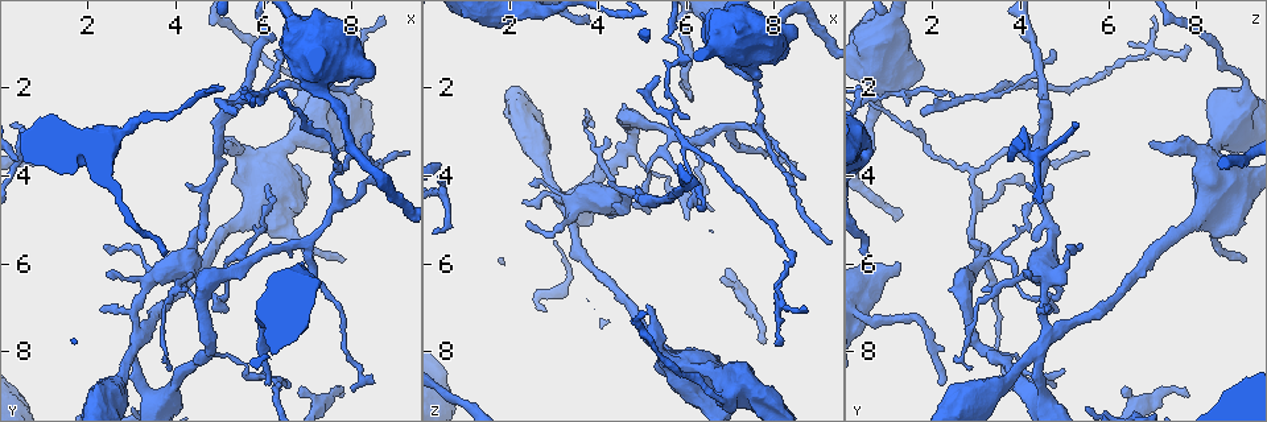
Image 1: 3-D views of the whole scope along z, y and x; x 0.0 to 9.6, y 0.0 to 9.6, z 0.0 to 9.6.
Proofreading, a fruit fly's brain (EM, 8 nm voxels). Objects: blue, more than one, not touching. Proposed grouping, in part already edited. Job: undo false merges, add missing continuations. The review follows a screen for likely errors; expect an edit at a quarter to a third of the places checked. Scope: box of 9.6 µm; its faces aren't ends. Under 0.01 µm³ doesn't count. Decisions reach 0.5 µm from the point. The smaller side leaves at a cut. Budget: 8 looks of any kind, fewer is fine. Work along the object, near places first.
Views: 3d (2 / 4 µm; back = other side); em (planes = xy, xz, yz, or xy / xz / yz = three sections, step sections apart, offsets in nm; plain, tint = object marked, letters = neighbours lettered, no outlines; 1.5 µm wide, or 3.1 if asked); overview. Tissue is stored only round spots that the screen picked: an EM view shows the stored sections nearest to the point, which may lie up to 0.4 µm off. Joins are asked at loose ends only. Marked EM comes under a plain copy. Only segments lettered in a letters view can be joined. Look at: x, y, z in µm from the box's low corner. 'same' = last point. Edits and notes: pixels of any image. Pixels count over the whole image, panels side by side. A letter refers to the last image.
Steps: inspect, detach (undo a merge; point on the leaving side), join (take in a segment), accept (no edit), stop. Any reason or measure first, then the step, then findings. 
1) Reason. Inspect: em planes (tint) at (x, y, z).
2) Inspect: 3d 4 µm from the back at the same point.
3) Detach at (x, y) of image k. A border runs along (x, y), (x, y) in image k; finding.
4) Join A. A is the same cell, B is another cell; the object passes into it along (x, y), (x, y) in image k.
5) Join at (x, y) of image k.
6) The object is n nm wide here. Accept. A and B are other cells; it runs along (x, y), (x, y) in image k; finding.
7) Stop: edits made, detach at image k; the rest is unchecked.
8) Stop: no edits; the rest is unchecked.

An open end. Inspect: 3d 4 µm at (2.40, 6.25, 4.20).

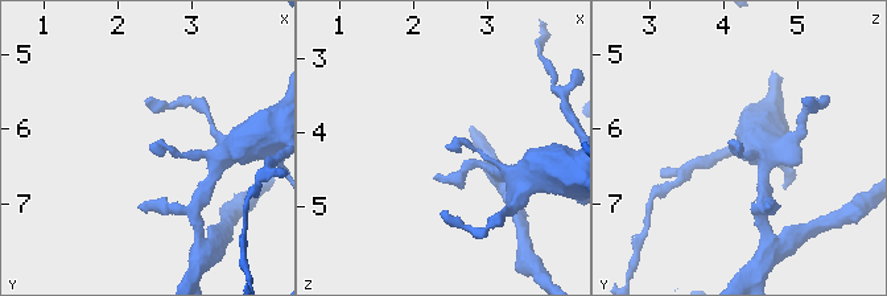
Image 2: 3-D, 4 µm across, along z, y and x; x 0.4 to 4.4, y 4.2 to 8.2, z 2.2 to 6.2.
Need the tissue. Inspect: em planes (letters) at (2.45, 6.25, 4.15).

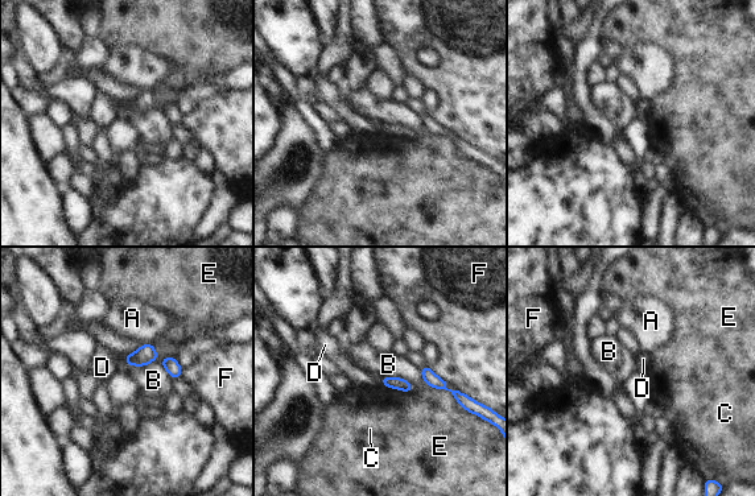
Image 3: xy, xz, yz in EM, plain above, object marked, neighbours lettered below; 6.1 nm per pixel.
Accept. A, B, C, D, E and F are other cells; a border runs along (124, 355), (128, 366), (156, 359) in image 3; no lettered segment goes on from it.

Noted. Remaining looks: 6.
Four or more arms meet. Inspect: 3d 2 µm from the back at (5.70, 5.90, 3.15).

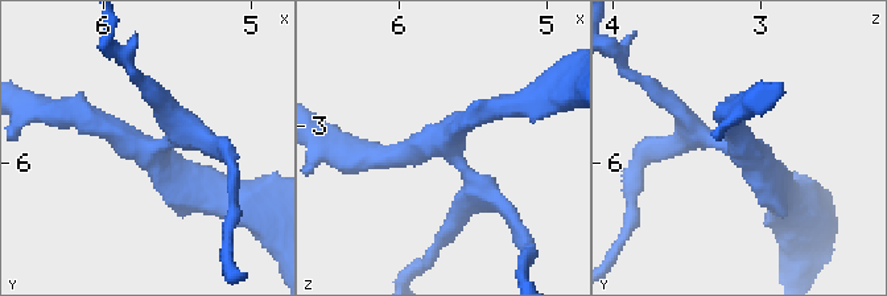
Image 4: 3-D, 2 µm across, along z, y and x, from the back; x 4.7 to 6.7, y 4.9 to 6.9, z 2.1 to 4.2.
4 arms meet here; need the tissue. Inspect: em xz step 4 (tint) at (5.68, 5.92, 3.12).

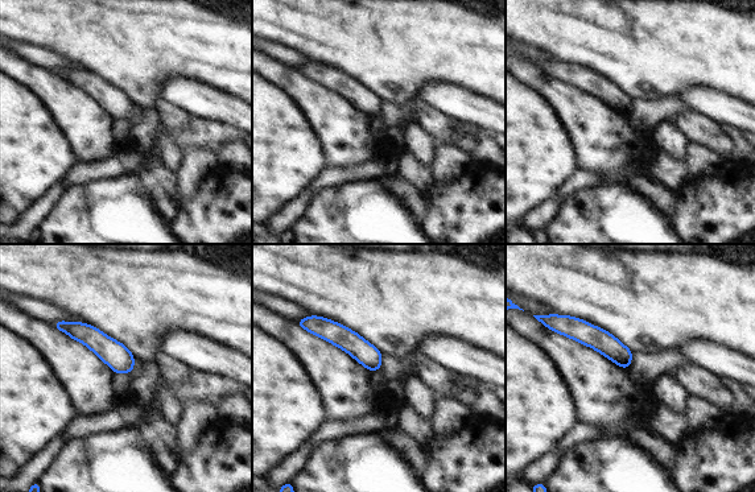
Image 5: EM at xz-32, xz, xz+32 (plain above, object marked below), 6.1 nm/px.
Inspect: em planes (letters) at the same point.

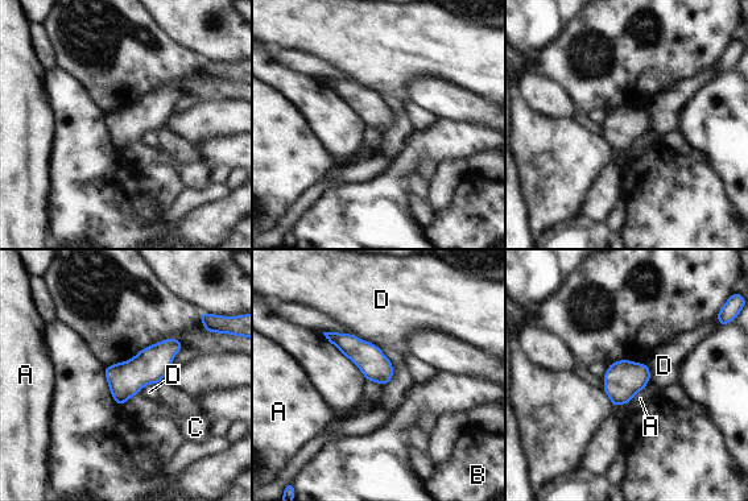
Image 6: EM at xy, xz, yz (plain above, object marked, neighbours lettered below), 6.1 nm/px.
The object is 180 nm wide here. Accept. A, B, C and D are other cells; one cell here.

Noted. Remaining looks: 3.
Narrows sharply. Inspect: em planes (letters) at (5.65, 2.25, 2.60).

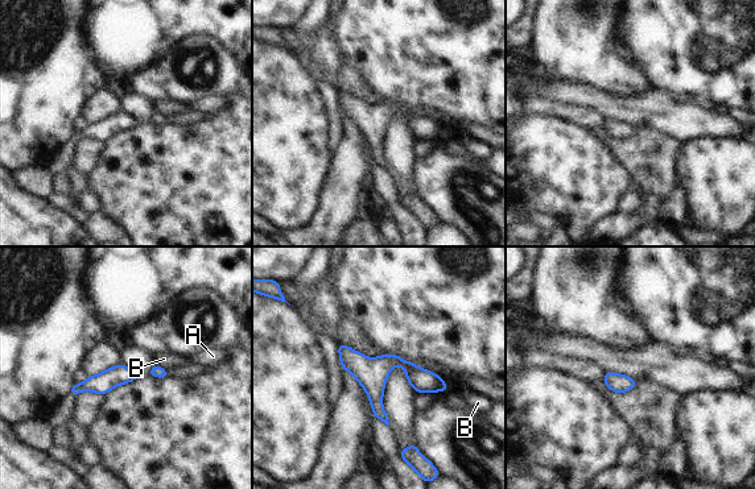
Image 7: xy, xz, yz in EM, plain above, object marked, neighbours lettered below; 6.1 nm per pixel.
Accept. A and B are other cells; a border runs along (155, 363), (165, 368) in image 7; continuous, no second cell.

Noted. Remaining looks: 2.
Branch stops here. Inspect: em planes (letters) at (6.10, 8.75, 2.20).

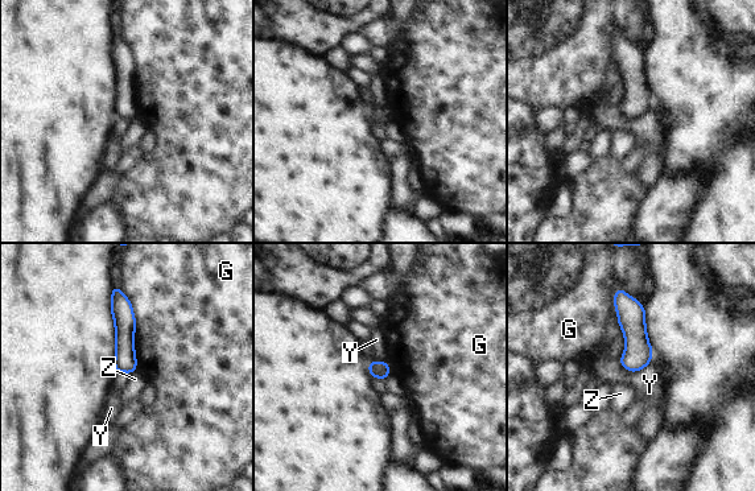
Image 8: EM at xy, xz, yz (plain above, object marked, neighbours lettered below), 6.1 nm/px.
Accept. G, Y and Z are other cells; it runs along (115, 292), (130, 370) in image 8; no lettered segment goes on from it.

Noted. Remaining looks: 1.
Stop: no edits; the rest is unchecked.

